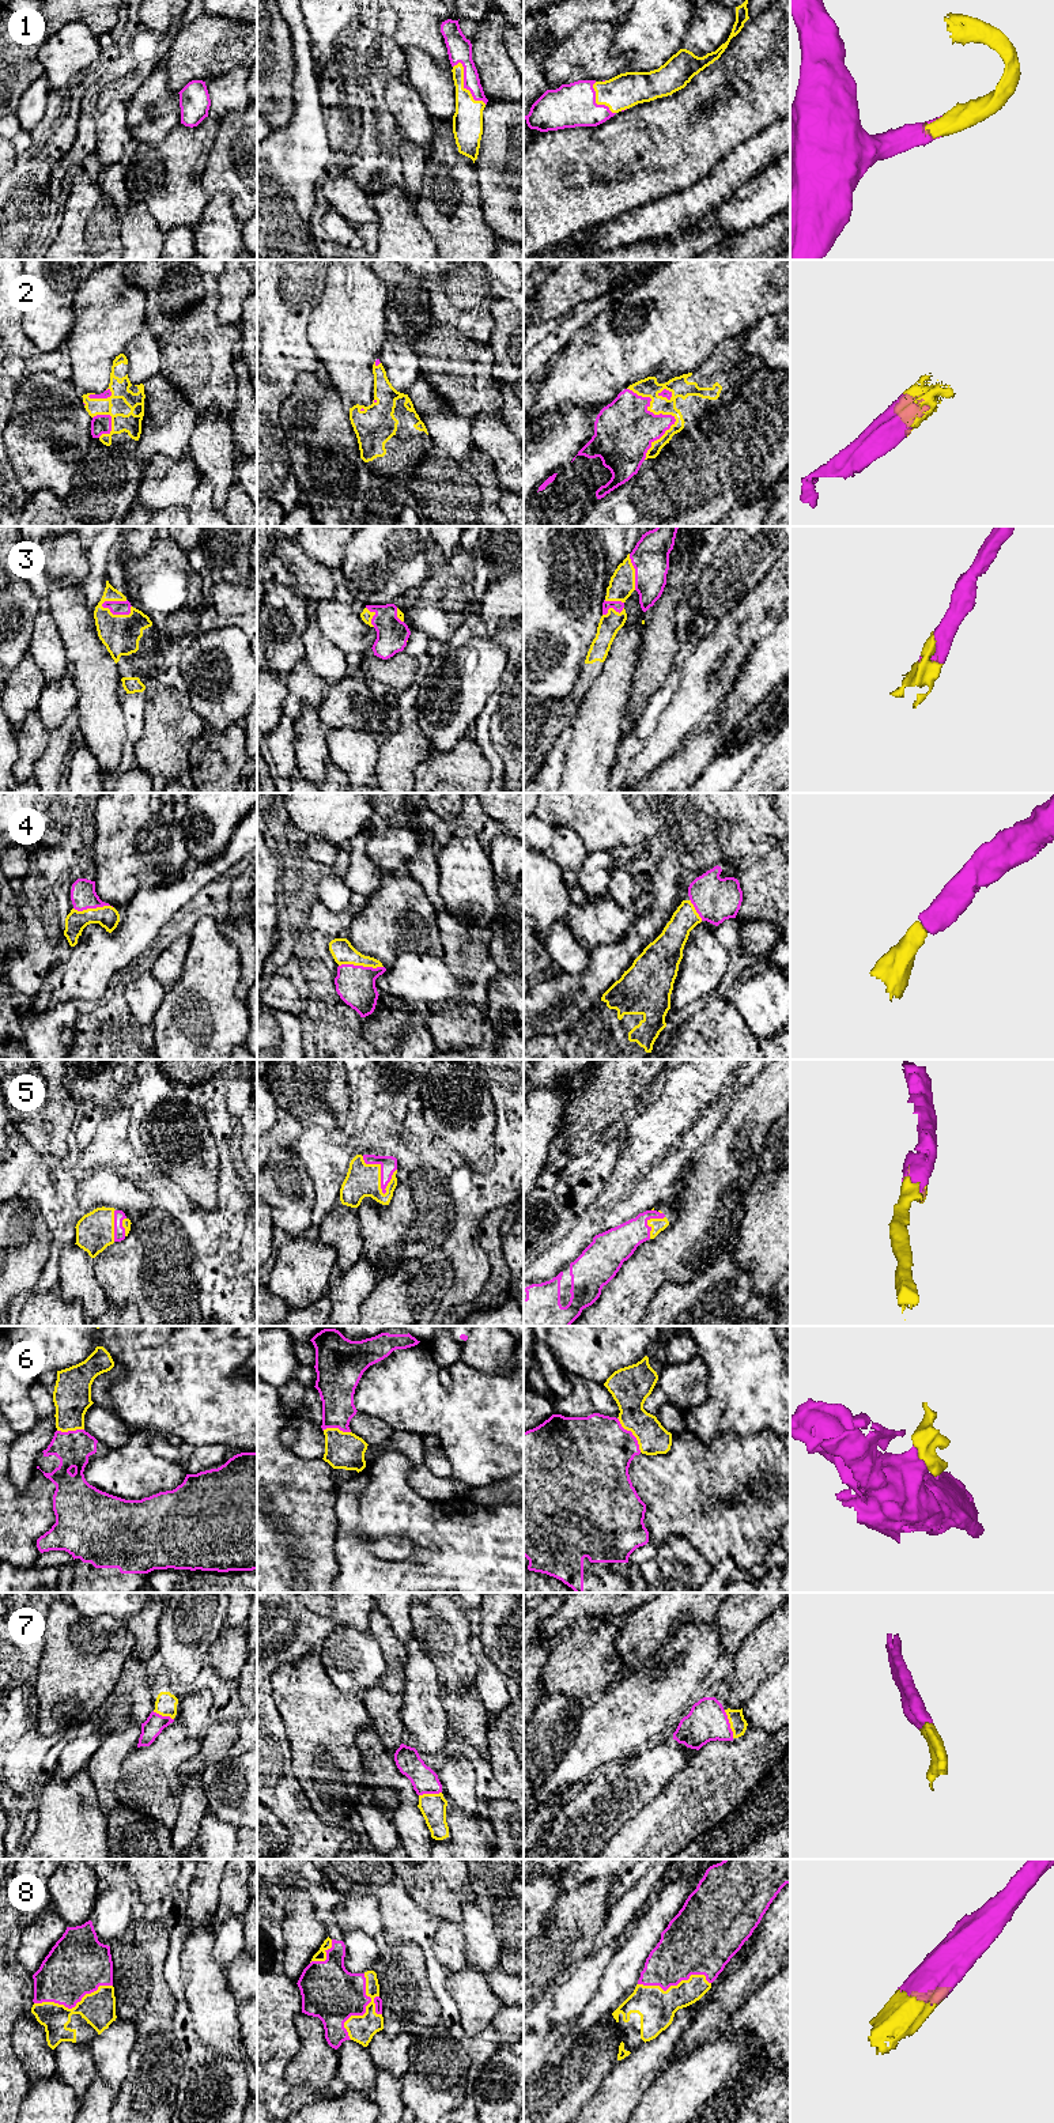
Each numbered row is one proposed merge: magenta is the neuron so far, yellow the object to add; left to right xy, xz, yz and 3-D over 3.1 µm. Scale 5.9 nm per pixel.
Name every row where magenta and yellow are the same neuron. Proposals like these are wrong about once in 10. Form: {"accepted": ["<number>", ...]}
{"accepted": ["1", "2", "3", "4", "5", "6", "7", "8"]}

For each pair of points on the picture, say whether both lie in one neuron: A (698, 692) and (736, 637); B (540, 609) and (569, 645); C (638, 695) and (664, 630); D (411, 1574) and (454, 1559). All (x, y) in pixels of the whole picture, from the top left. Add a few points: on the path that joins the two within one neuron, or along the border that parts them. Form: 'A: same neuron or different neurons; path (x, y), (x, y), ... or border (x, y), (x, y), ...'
A: same neuron; path (706, 679), (717, 658), (725, 650)
B: same neuron; path (541, 618), (560, 637)
C: same neuron; path (648, 679), (660, 646)
D: same neuron; path (422, 1574), (439, 1574), (444, 1570)

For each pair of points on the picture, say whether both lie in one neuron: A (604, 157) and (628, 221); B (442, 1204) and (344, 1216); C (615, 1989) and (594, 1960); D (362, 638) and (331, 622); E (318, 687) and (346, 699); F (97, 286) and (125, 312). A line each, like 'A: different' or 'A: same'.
A: different
B: different
C: different
D: same
E: different
F: same

